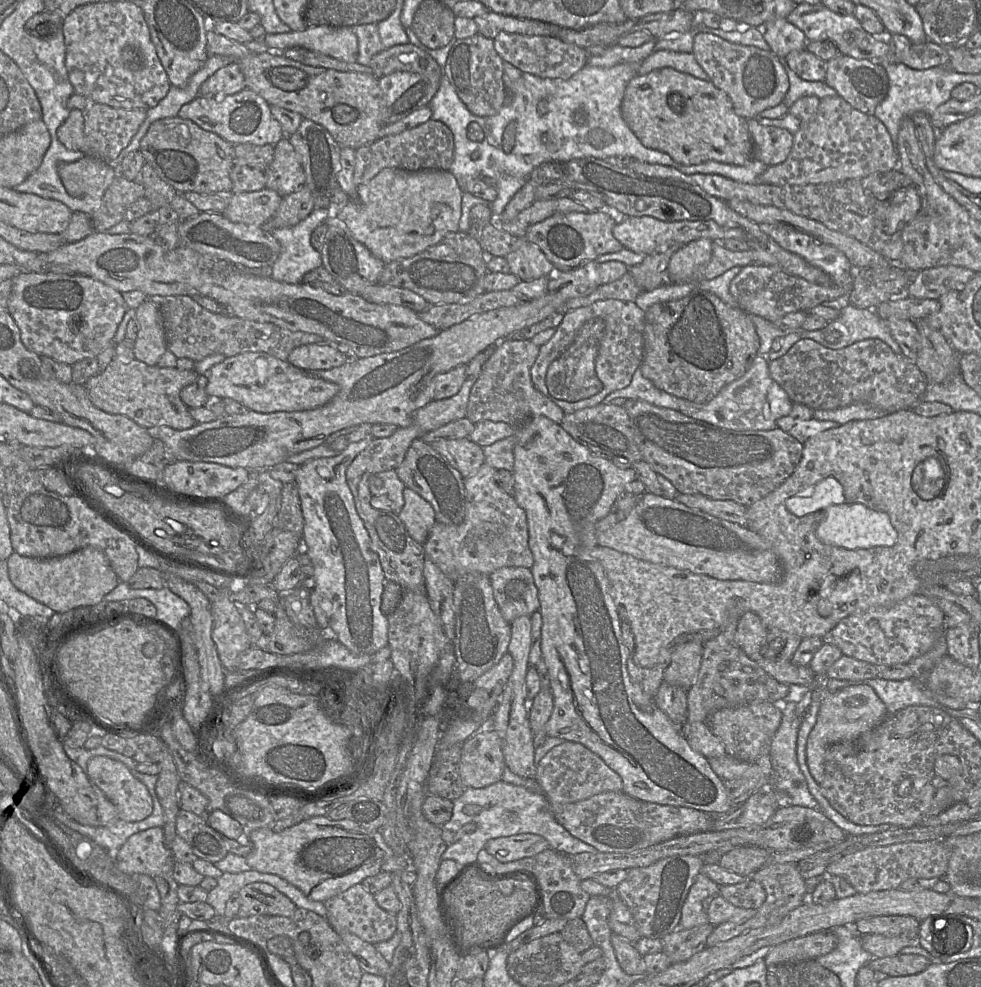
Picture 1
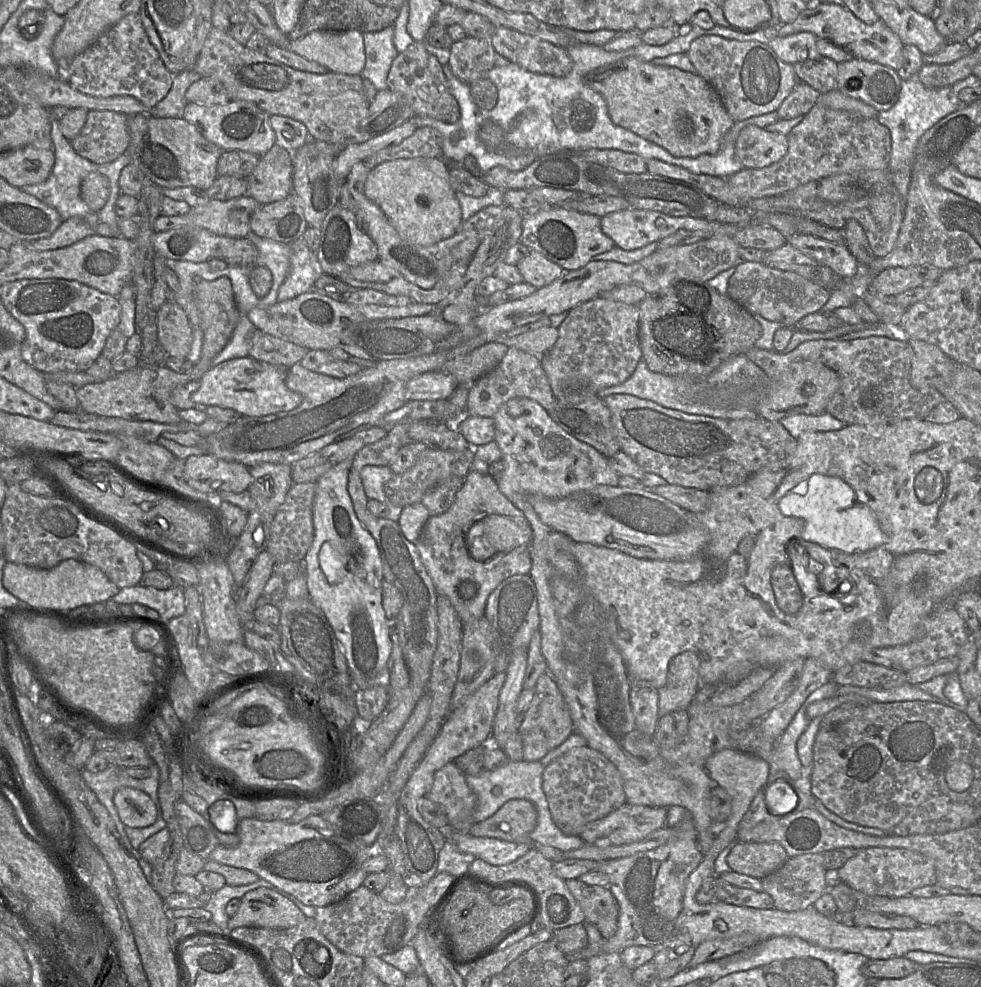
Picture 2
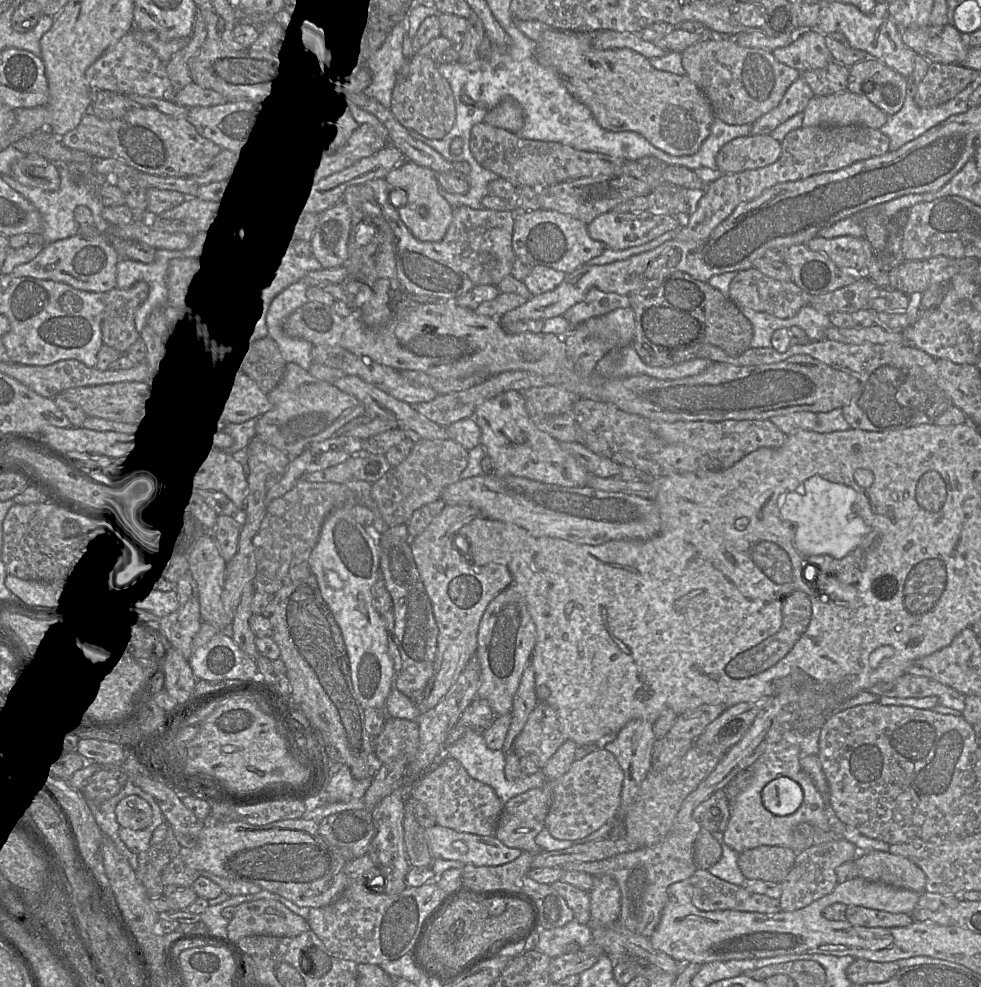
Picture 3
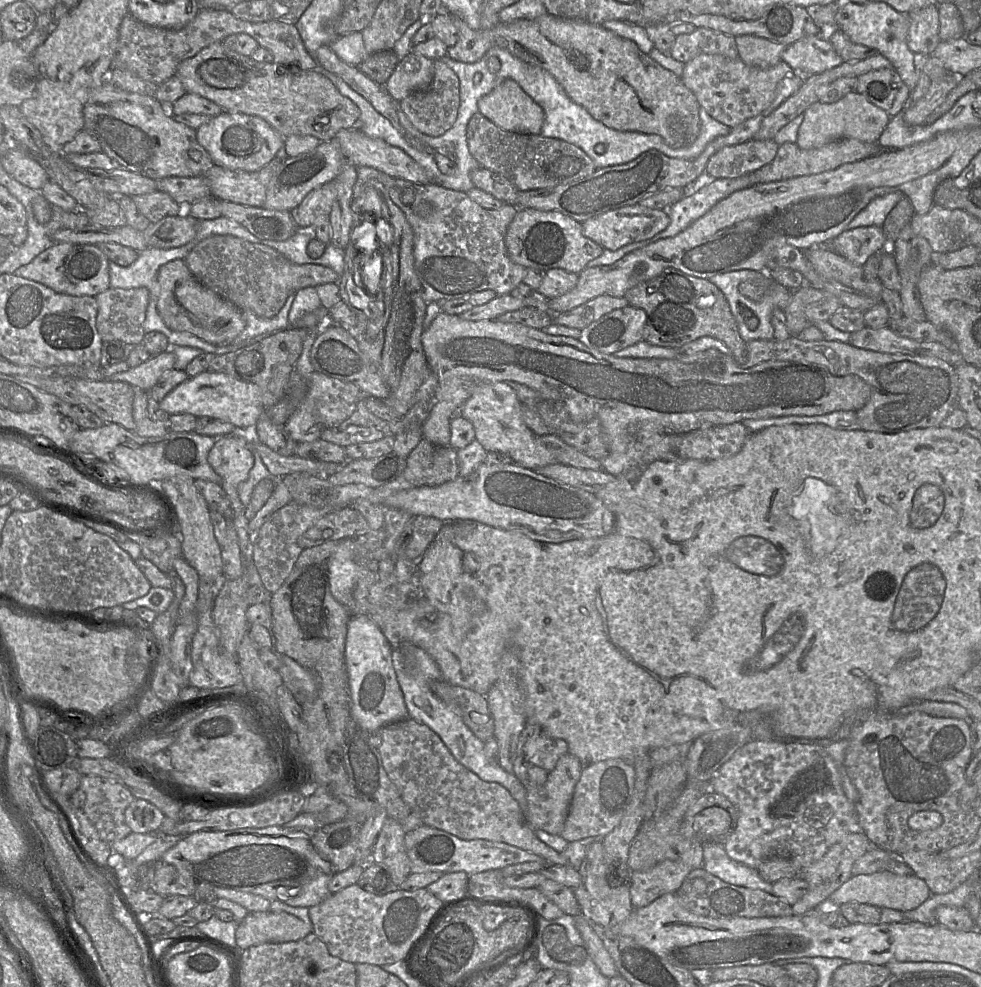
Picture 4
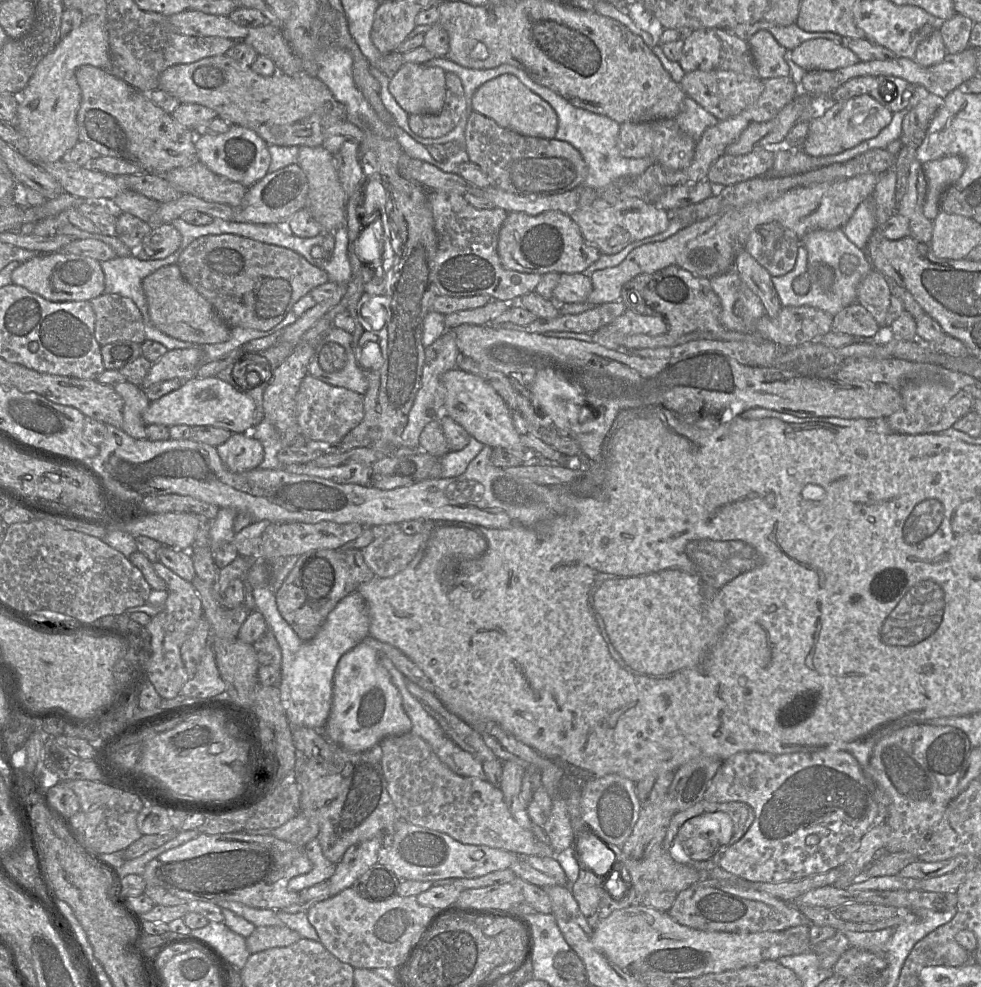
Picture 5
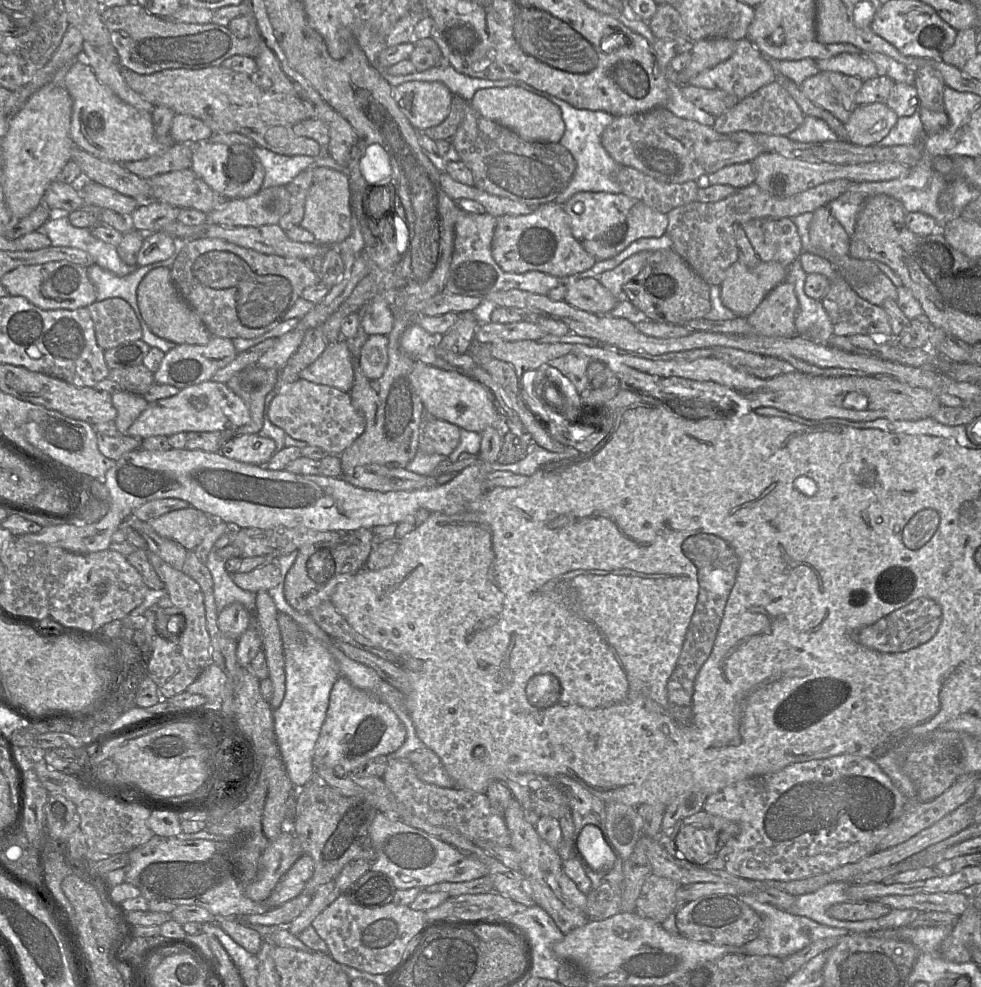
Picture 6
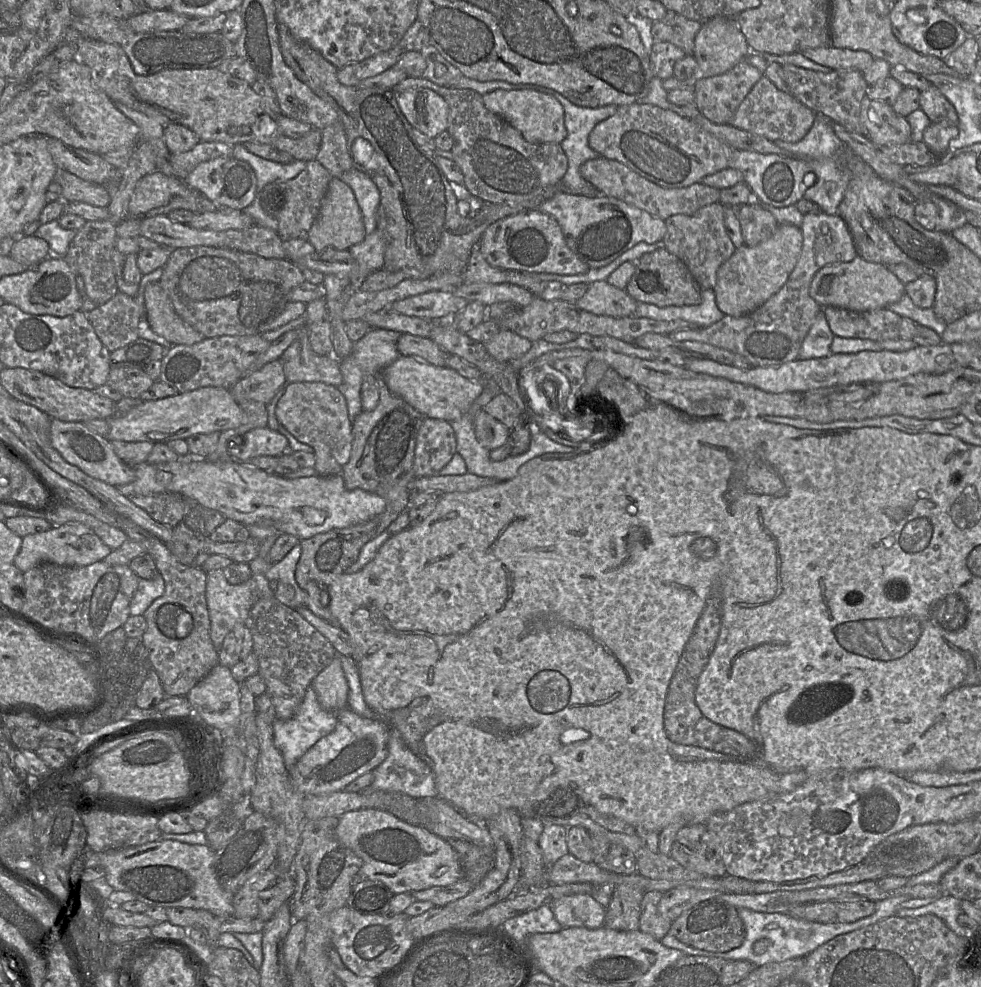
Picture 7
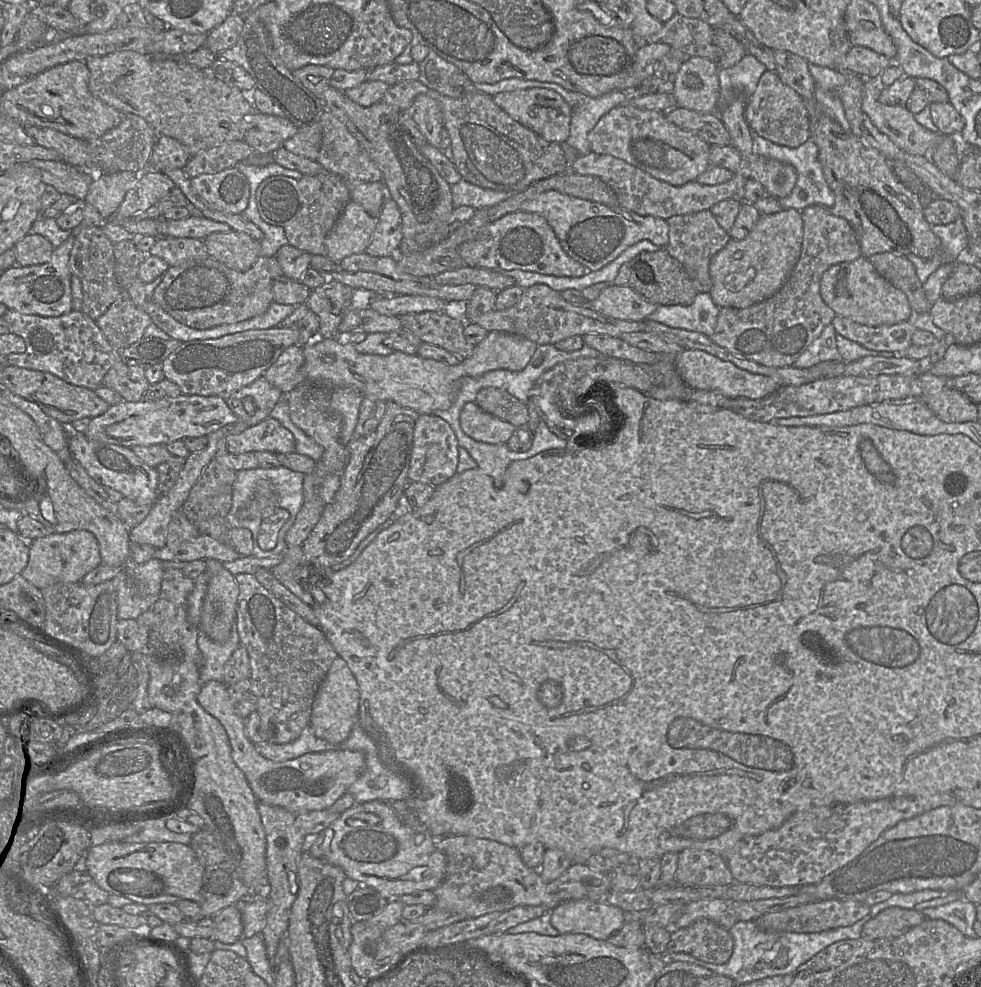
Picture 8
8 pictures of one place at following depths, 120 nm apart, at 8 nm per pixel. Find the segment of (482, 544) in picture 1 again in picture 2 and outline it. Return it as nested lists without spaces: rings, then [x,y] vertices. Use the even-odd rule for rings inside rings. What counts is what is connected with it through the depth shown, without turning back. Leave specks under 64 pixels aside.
[[[470,470],[456,493],[452,506],[441,515],[431,516],[415,543],[437,595],[443,595],[450,600],[462,625],[484,616],[488,596],[504,579],[513,575],[529,574],[531,569],[527,542],[485,561],[477,561],[470,556],[466,547],[466,536],[470,527],[492,514],[507,517],[520,528],[529,527],[524,513],[498,489],[492,476],[487,472]]]

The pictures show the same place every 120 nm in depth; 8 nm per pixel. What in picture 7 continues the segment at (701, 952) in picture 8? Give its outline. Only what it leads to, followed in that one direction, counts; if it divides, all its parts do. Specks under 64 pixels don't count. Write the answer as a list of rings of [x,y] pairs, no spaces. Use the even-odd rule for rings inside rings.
[[[708,900],[692,907],[672,922],[670,933],[682,943],[710,952],[728,952],[742,945],[746,930],[736,907],[721,901]]]

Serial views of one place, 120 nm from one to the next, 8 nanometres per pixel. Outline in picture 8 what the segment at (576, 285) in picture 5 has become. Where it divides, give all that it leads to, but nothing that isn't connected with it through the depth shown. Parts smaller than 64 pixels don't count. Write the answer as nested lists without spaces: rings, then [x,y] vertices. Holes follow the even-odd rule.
[[[609,284],[589,306],[605,316],[629,321],[645,321],[658,307],[627,284]]]

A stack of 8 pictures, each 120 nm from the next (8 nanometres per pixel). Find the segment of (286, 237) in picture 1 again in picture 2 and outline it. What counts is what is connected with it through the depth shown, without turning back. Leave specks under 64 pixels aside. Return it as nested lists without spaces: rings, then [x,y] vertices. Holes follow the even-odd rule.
[[[302,237],[292,242],[290,248],[290,268],[279,288],[277,302],[293,299],[310,291],[315,280],[324,273],[316,251],[311,250]]]

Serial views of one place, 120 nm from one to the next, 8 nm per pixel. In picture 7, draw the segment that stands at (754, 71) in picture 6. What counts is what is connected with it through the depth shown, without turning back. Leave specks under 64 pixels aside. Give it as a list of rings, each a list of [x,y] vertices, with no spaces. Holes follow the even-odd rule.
[[[748,56],[729,71],[699,79],[694,85],[693,102],[711,122],[729,124],[745,97],[764,76],[748,62]]]

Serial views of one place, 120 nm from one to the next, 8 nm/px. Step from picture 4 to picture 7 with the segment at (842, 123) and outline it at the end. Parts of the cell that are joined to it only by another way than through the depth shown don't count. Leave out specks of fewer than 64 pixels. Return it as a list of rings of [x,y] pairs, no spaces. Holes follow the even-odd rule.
[[[865,97],[861,103],[860,120],[866,128],[867,138],[876,147],[911,142],[911,127],[909,122],[905,117],[898,115],[891,105]]]

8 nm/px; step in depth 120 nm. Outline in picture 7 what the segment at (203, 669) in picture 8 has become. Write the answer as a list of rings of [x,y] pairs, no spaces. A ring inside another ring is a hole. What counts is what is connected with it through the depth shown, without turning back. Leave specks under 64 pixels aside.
[[[223,569],[206,572],[205,597],[210,620],[210,638],[218,651],[226,635],[237,624],[244,624],[253,604],[260,598],[260,590],[251,577],[238,585],[231,585]]]

